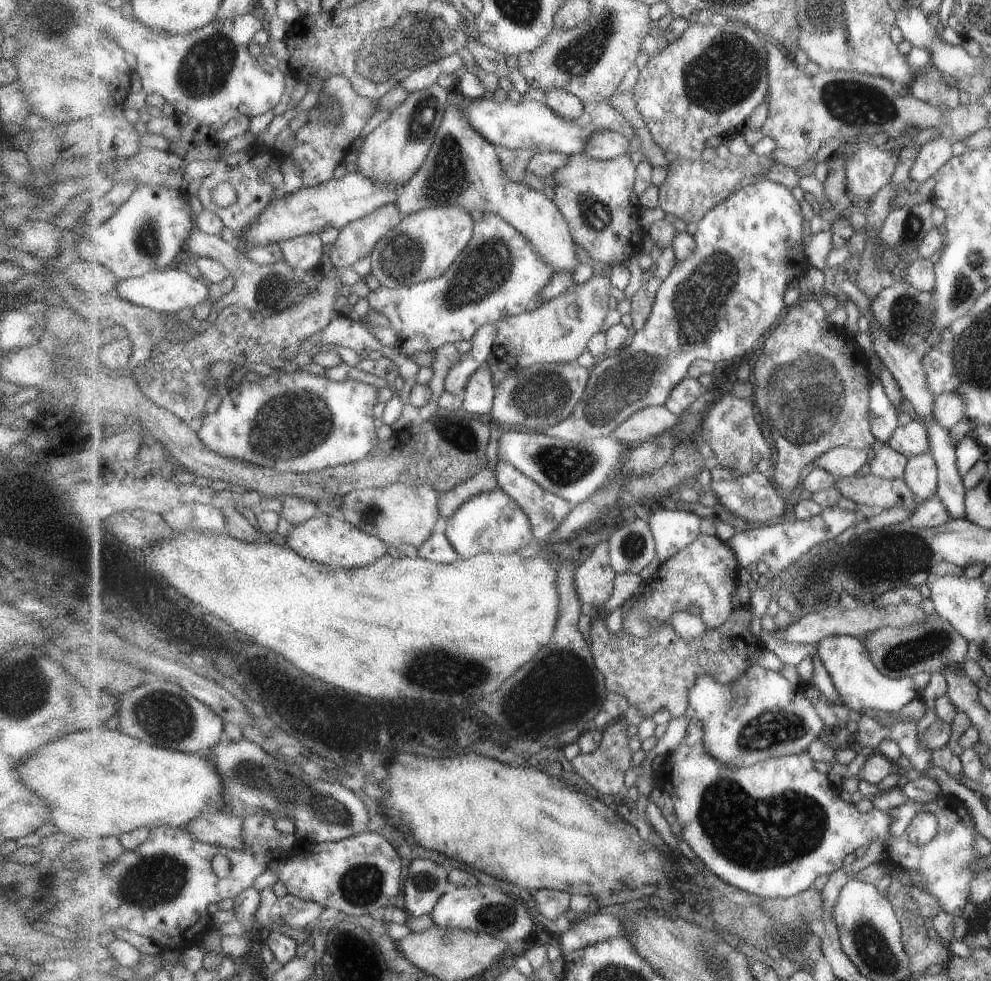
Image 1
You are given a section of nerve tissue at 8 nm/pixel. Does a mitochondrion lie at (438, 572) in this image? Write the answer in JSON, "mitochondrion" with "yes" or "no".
{"mitochondrion":"no"}

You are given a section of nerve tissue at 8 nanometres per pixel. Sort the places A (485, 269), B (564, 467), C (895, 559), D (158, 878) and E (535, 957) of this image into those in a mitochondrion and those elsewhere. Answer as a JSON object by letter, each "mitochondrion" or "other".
{"A":"mitochondrion","B":"mitochondrion","C":"mitochondrion","D":"mitochondrion","E":"other"}

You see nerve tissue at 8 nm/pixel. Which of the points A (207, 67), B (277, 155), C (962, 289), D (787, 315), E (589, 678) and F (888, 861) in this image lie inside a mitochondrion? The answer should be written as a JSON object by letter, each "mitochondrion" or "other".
{"A":"mitochondrion","B":"other","C":"mitochondrion","D":"other","E":"mitochondrion","F":"other"}

